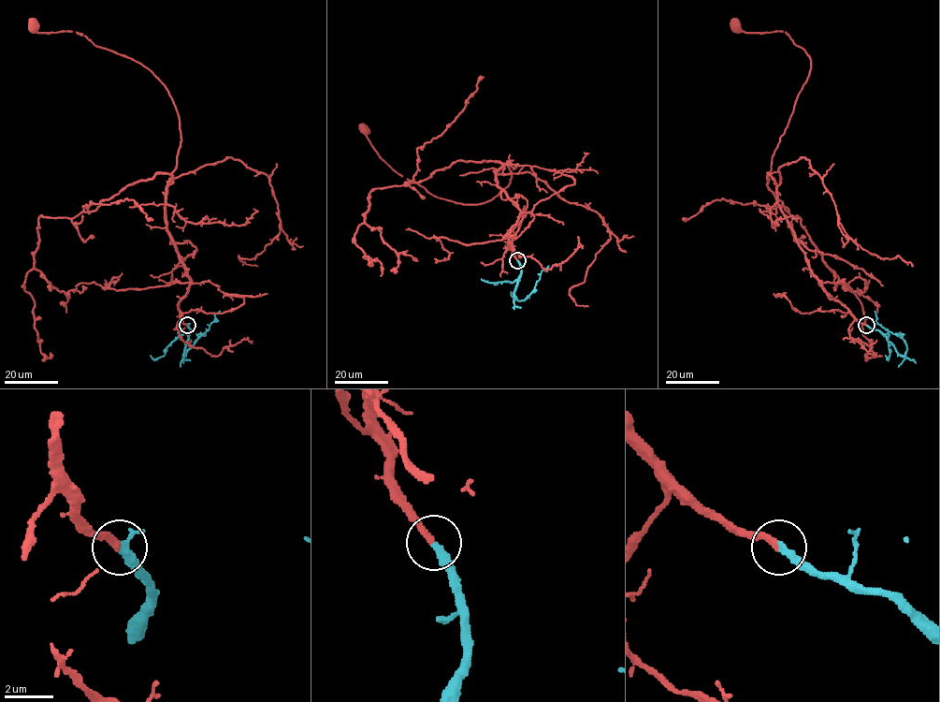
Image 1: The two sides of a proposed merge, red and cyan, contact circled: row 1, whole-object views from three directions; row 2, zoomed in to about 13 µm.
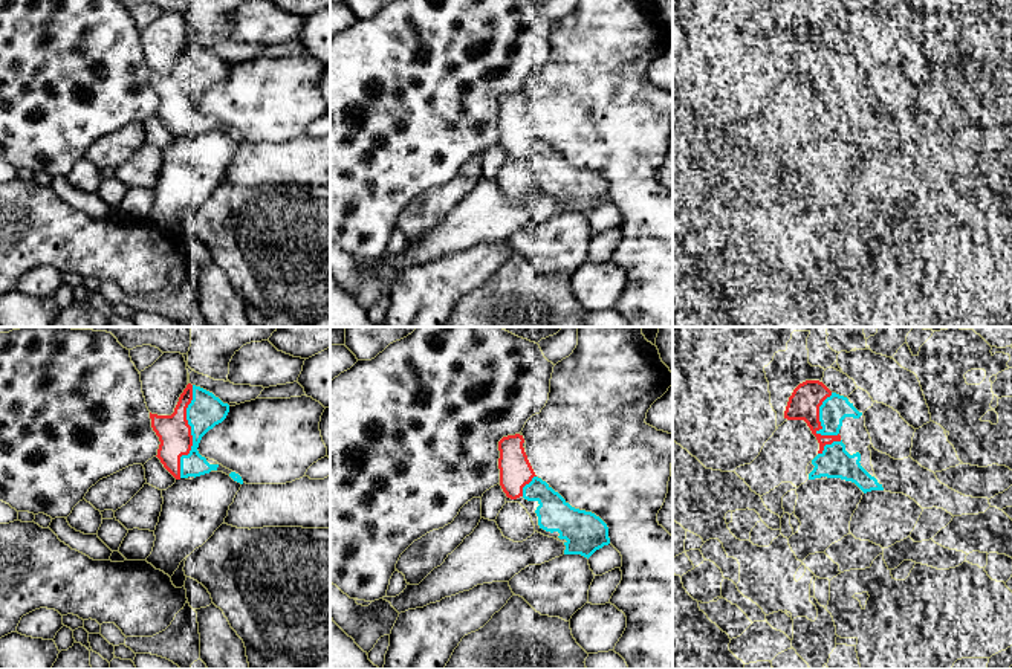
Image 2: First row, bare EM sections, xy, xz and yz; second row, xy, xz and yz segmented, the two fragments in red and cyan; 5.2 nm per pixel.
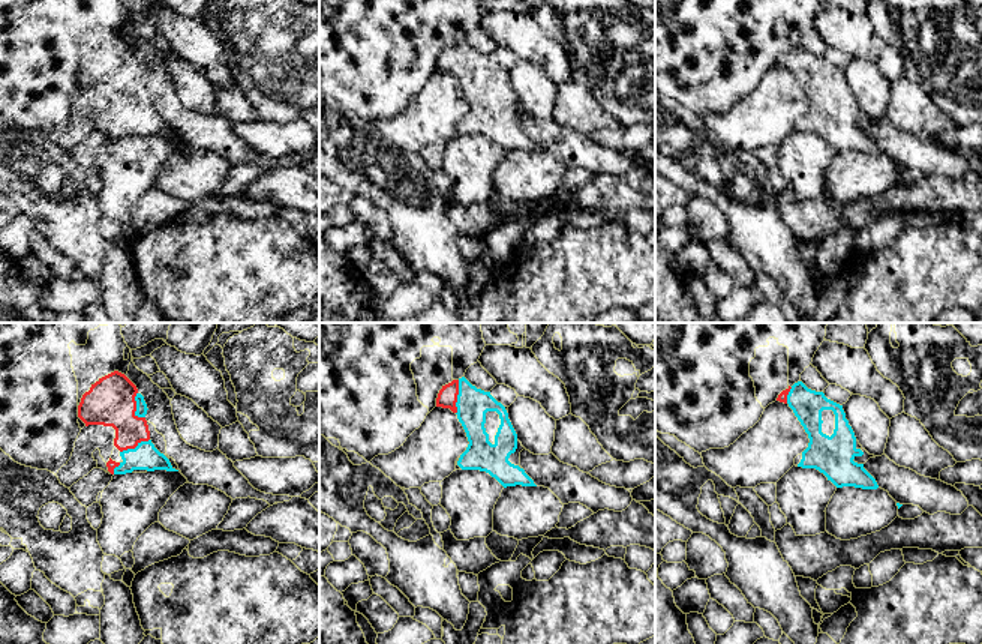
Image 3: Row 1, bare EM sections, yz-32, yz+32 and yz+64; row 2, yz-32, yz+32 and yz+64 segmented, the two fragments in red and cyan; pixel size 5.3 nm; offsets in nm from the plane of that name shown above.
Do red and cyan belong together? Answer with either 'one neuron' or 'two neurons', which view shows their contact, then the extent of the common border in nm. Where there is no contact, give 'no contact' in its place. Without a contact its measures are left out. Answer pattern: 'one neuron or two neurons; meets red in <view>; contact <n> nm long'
one neuron; meets red in xy; contact 500 nm long

